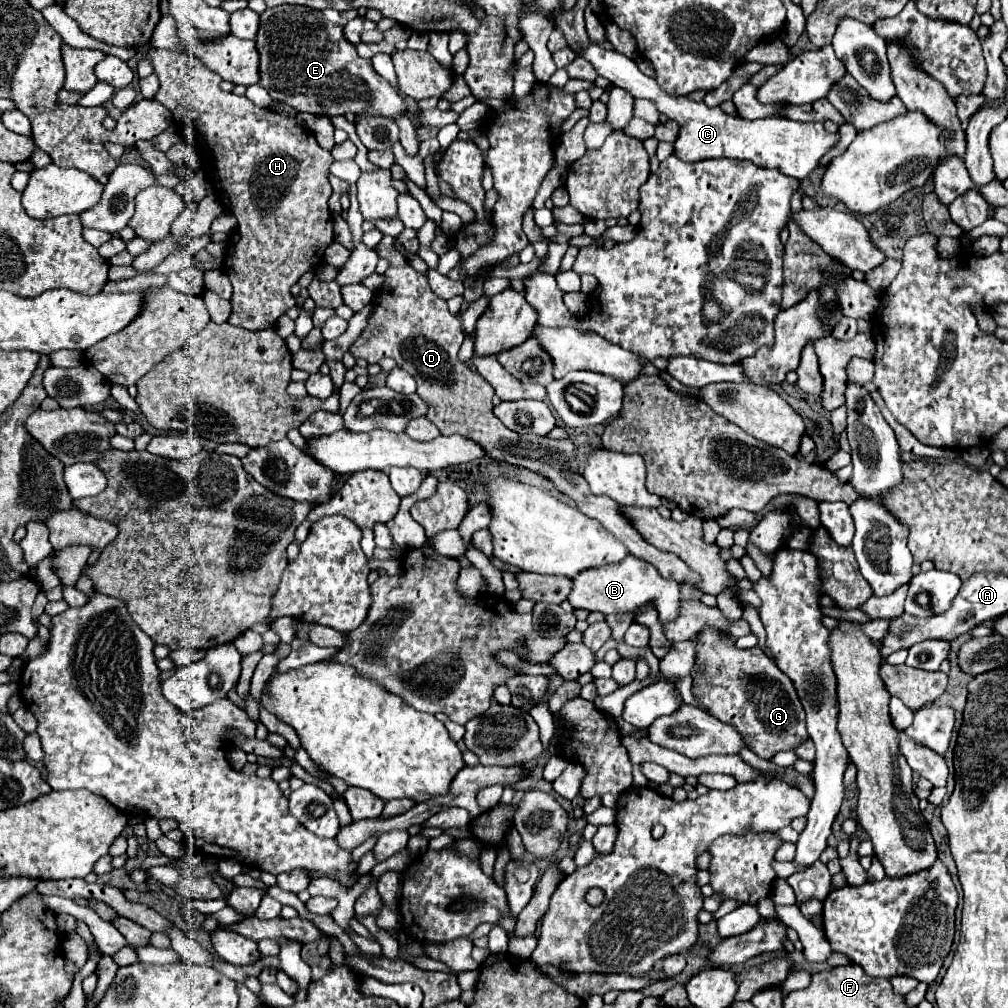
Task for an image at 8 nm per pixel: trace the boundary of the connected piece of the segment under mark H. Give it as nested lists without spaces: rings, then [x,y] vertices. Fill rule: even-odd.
[[[149,49],[147,53],[139,53],[139,57],[149,57],[151,63],[153,63],[153,69],[155,69],[155,75],[159,77],[159,91],[155,93],[155,101],[159,101],[161,105],[165,105],[171,113],[173,113],[173,119],[175,121],[181,121],[185,131],[189,133],[189,125],[191,129],[195,129],[193,137],[197,143],[201,143],[201,169],[207,177],[207,181],[211,183],[215,195],[221,199],[221,205],[225,211],[229,211],[231,215],[237,217],[237,233],[233,237],[233,251],[229,255],[227,251],[227,257],[225,257],[225,273],[227,277],[231,279],[231,285],[233,285],[233,297],[231,297],[231,305],[233,305],[233,313],[229,317],[229,325],[235,325],[235,327],[243,327],[243,329],[249,329],[249,331],[261,331],[261,329],[269,329],[275,325],[275,321],[285,315],[287,309],[291,309],[295,305],[295,299],[291,295],[291,287],[299,281],[299,277],[307,271],[313,271],[321,261],[323,261],[323,251],[325,247],[329,247],[333,243],[333,217],[329,213],[329,207],[327,207],[327,201],[333,193],[331,185],[329,185],[329,179],[327,179],[327,173],[329,173],[329,165],[333,161],[331,153],[321,149],[315,141],[313,135],[307,135],[309,129],[303,127],[301,123],[297,123],[295,119],[291,117],[285,117],[285,115],[279,115],[277,111],[273,109],[261,109],[261,107],[255,107],[247,97],[237,97],[233,93],[225,93],[219,89],[219,83],[221,83],[221,77],[213,71],[209,71],[197,57],[193,57],[191,53],[185,53],[185,51],[173,51],[173,49],[163,49],[163,51],[157,51],[157,49]]]

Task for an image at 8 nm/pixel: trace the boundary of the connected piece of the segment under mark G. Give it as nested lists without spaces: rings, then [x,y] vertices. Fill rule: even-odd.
[[[703,629],[697,637],[699,679],[693,685],[695,697],[727,725],[735,725],[737,733],[749,741],[749,749],[761,759],[773,759],[779,751],[791,751],[809,739],[805,729],[805,711],[793,687],[793,681],[771,661],[759,647],[737,649],[717,629]]]

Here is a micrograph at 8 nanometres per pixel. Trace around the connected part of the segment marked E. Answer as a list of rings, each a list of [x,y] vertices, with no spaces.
[[[301,5],[265,9],[265,13],[261,13],[257,51],[261,57],[259,85],[265,87],[275,101],[287,103],[299,113],[333,117],[353,111],[357,115],[369,113],[389,119],[409,113],[415,127],[421,125],[391,83],[375,73],[369,59],[357,55],[355,45],[343,37],[343,29],[327,21],[321,11]]]

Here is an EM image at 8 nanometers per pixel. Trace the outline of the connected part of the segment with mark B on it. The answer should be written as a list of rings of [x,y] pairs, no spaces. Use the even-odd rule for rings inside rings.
[[[625,557],[625,561],[617,565],[605,565],[597,569],[587,569],[579,573],[573,579],[573,591],[569,595],[569,603],[575,609],[587,609],[587,611],[599,611],[603,615],[611,613],[635,613],[643,605],[651,603],[657,611],[661,625],[665,621],[673,621],[677,617],[681,607],[681,585],[673,579],[661,577],[661,573],[647,561],[641,561],[637,557]]]

